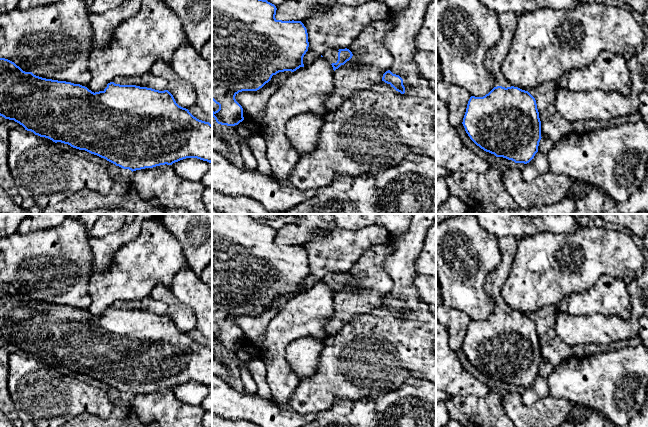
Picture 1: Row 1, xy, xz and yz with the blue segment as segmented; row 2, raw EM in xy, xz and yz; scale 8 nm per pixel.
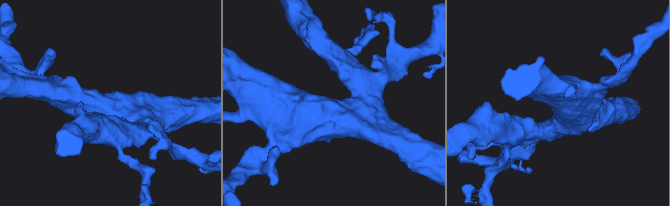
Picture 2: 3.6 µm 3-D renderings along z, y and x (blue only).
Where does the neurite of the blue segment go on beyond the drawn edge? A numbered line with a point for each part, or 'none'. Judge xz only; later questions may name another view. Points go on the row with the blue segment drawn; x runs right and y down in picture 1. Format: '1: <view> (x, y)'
1: xz (331, 55)

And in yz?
1: yz (507, 21)

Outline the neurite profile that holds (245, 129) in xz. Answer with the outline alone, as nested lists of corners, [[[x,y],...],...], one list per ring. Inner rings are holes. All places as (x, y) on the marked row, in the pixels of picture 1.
[[[245,119],[242,122],[240,122],[237,126],[237,135],[240,143],[240,150],[245,169],[256,170],[257,161],[247,145],[247,137],[259,134],[259,126],[254,123],[248,123]]]

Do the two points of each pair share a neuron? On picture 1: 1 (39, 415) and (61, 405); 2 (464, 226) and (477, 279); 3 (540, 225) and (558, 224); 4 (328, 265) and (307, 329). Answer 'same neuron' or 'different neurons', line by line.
1: same neuron
2: same neuron
3: same neuron
4: different neurons

